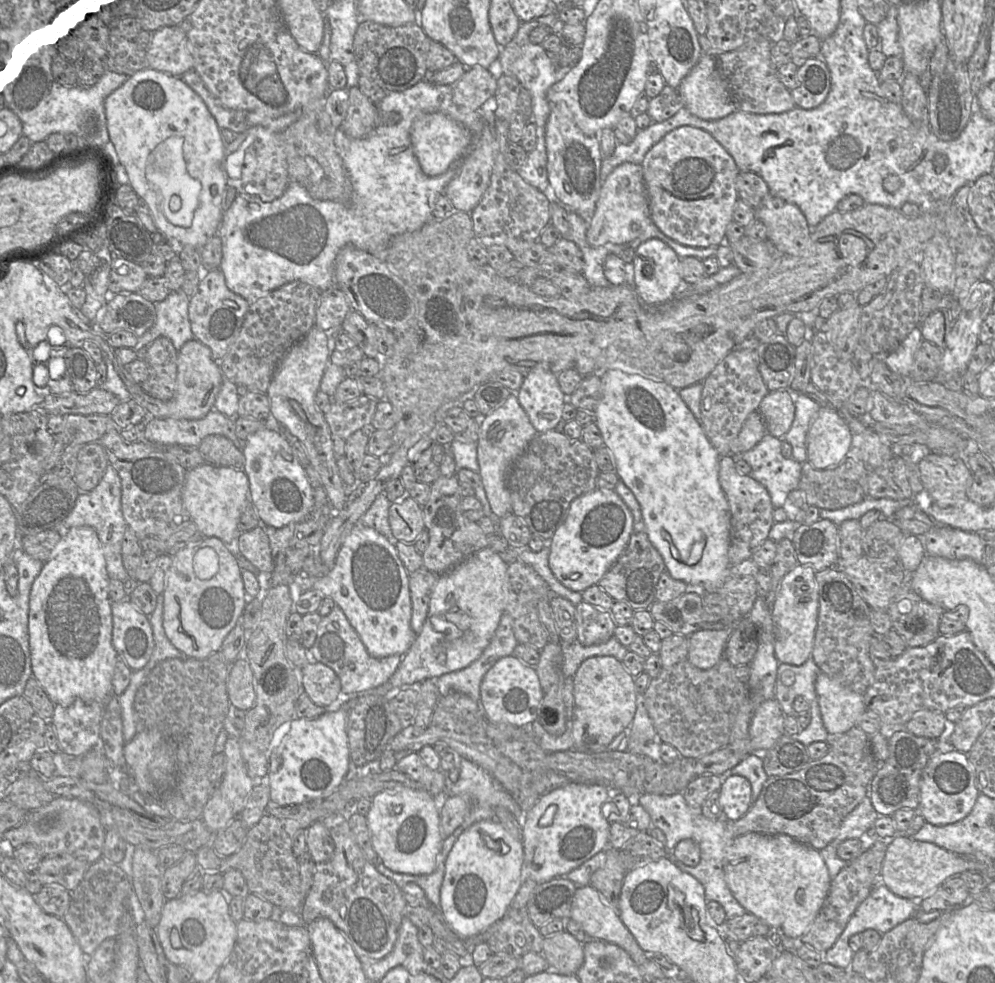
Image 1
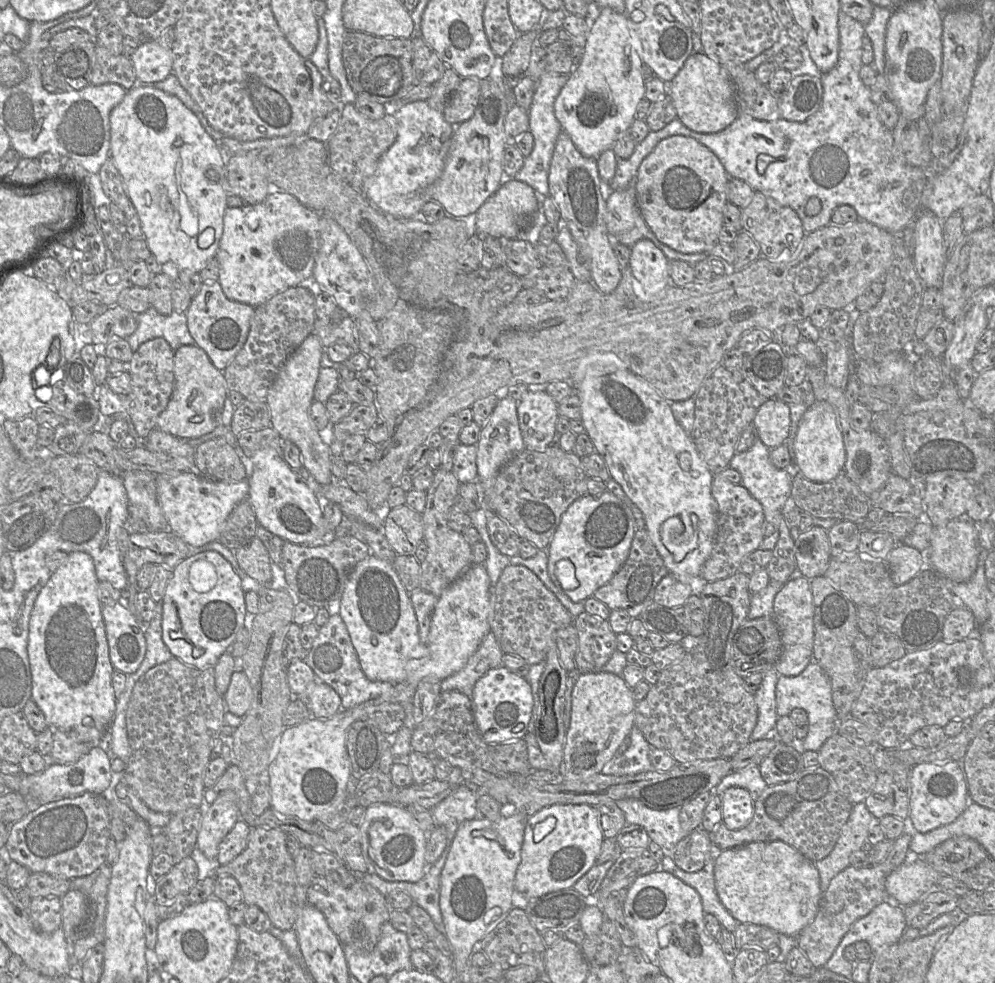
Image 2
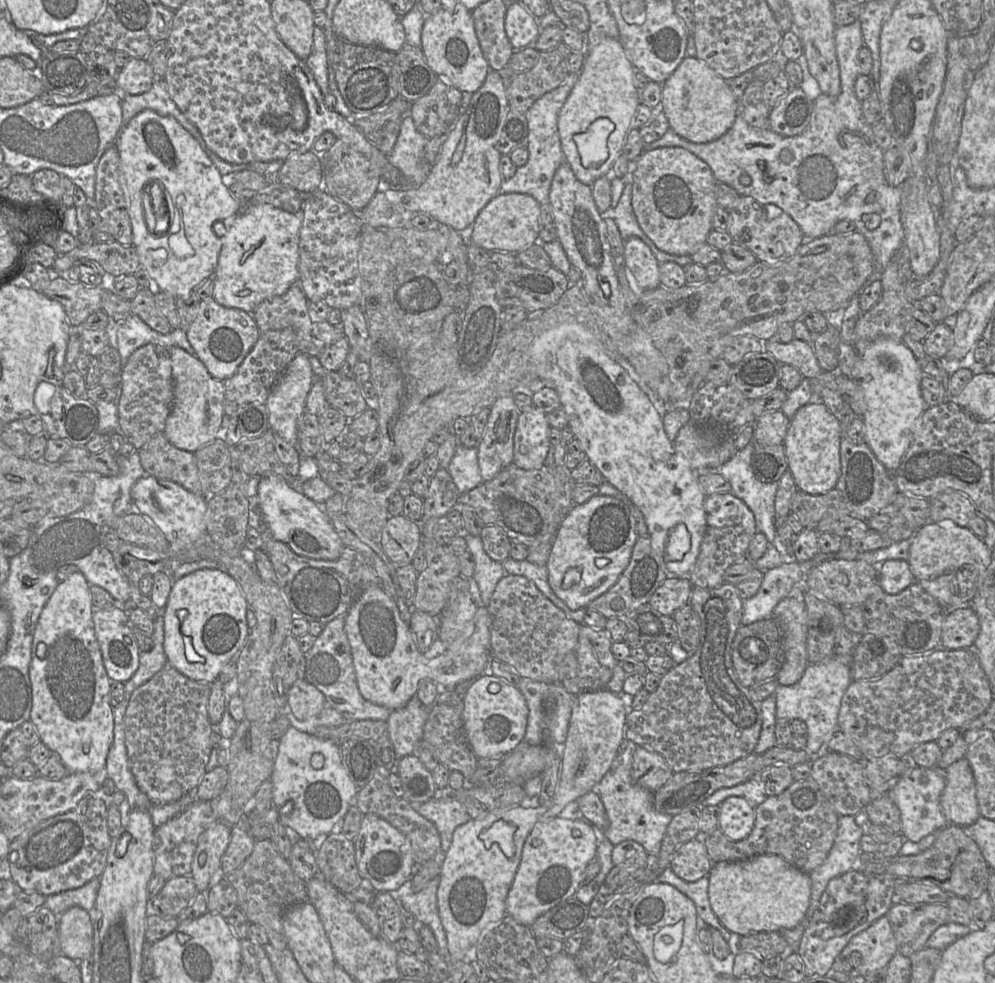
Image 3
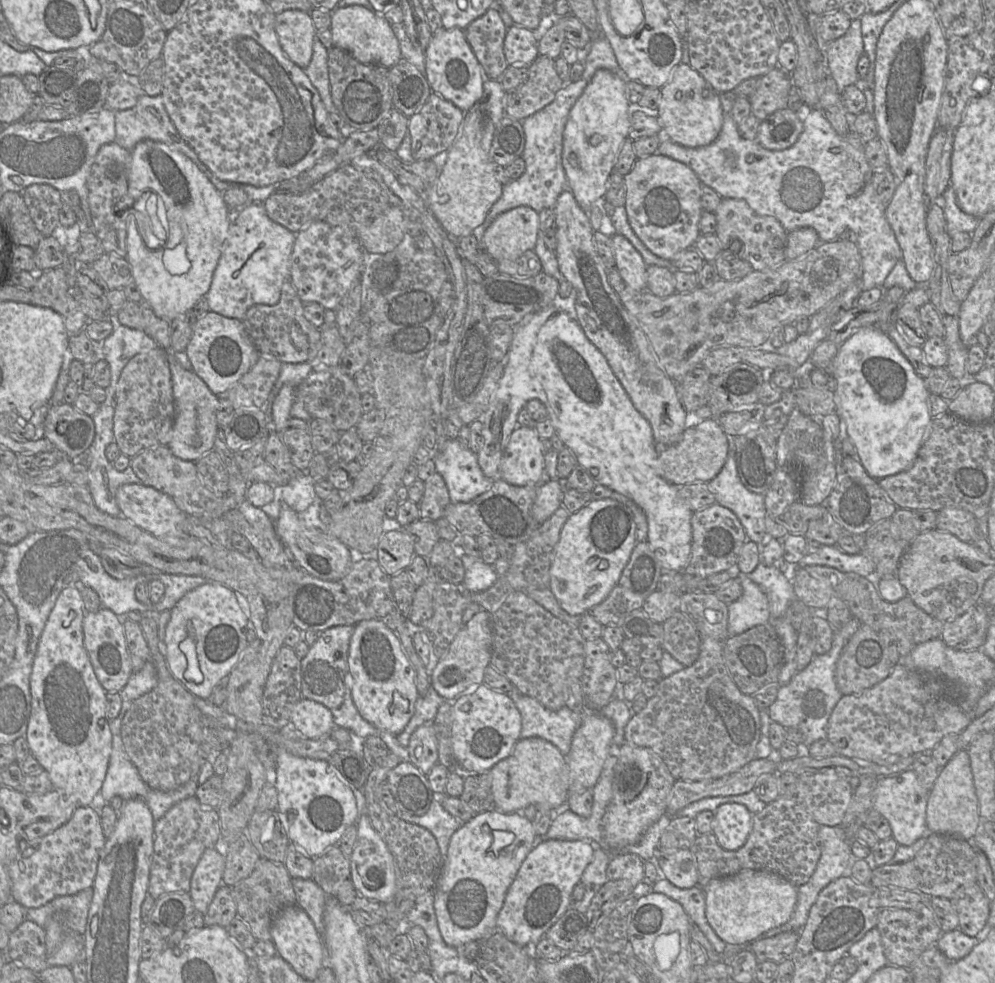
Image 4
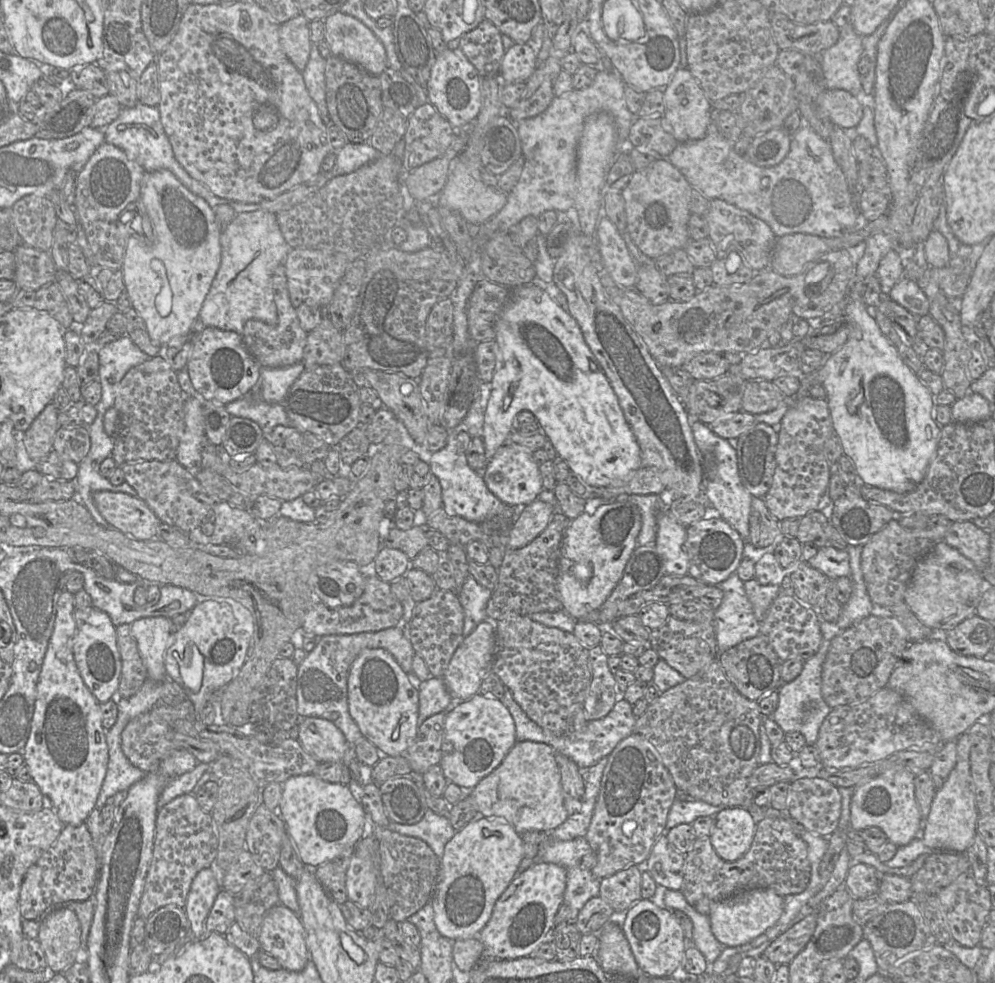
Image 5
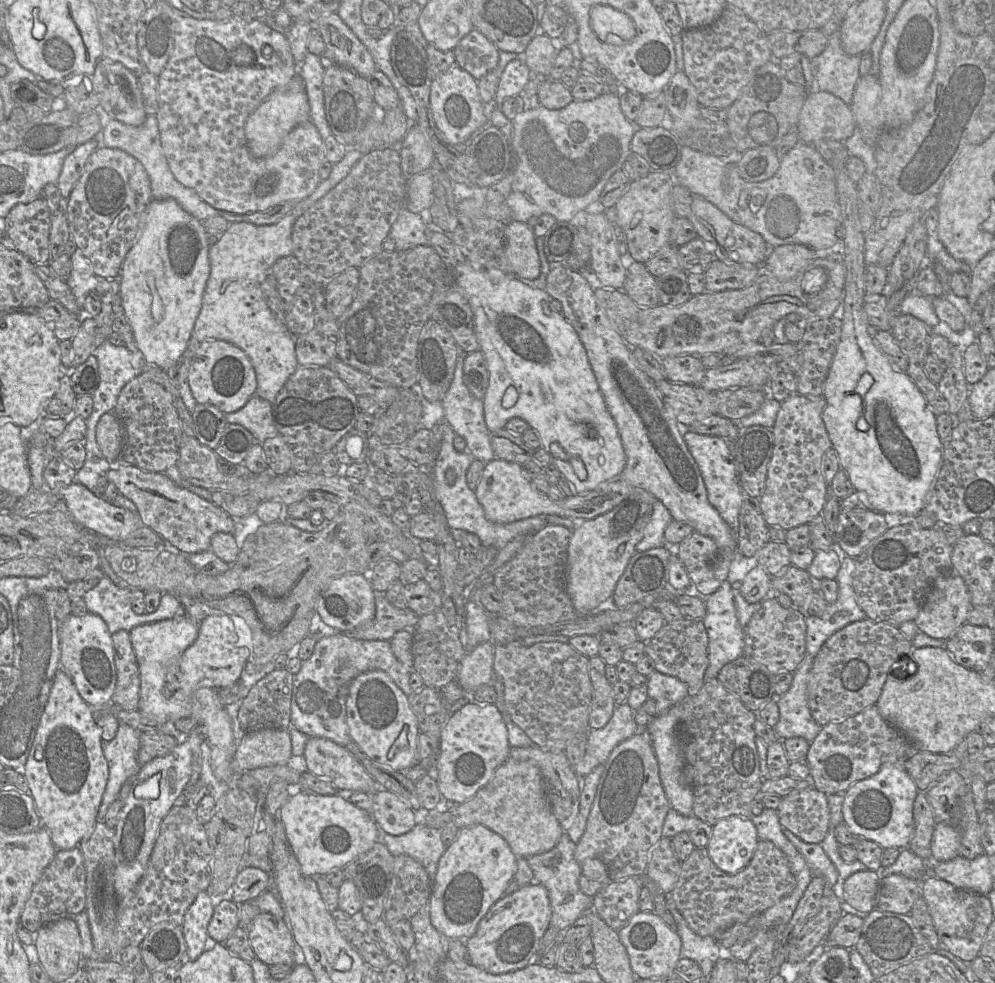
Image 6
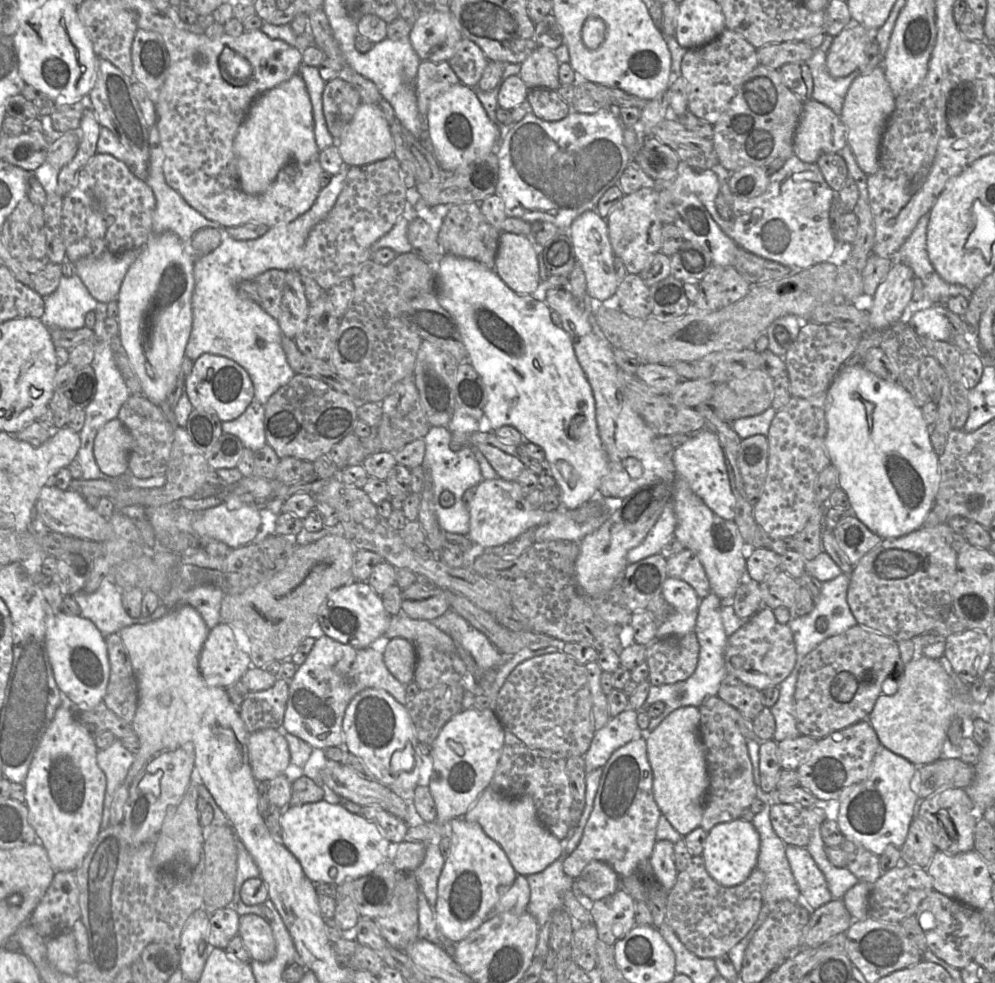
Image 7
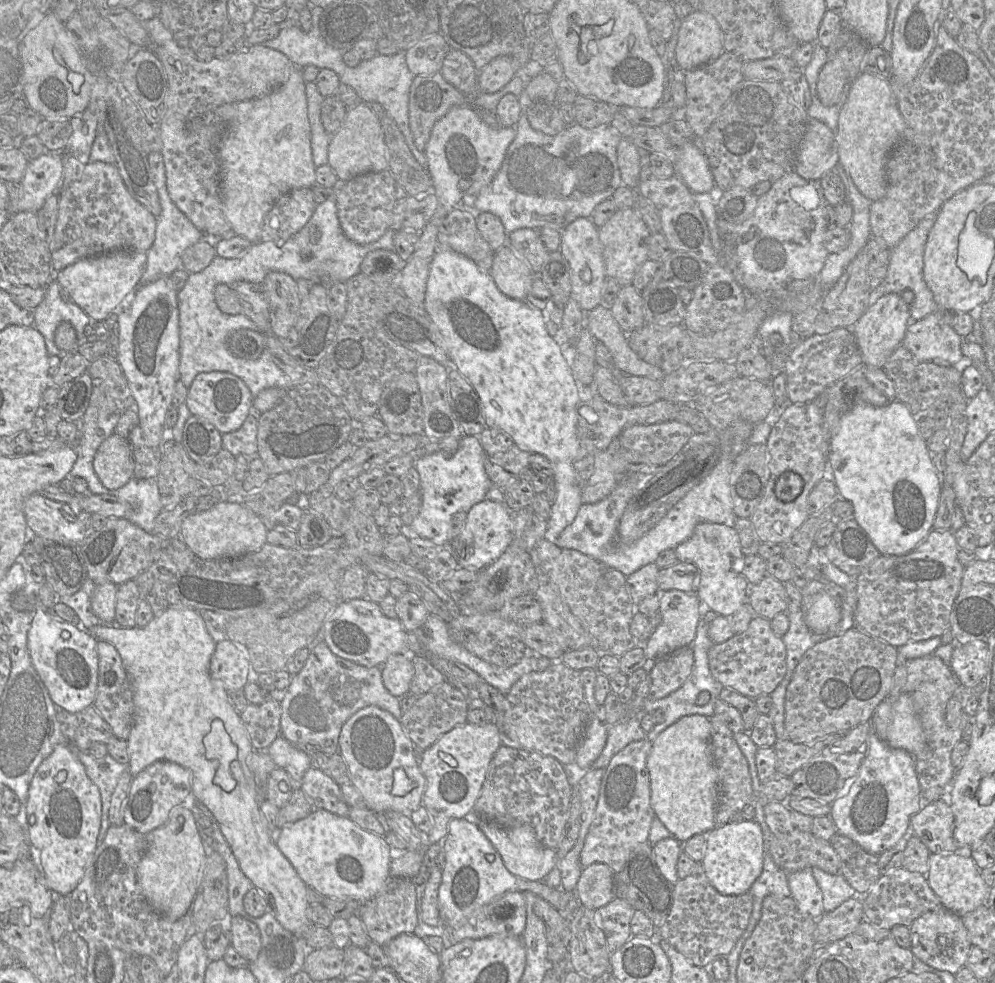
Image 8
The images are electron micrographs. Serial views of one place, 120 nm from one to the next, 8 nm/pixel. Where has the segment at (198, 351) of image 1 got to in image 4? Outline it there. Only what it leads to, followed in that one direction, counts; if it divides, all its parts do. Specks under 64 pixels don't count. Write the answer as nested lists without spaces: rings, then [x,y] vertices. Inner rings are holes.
[[[169,351],[168,363],[171,372],[175,417],[168,442],[171,452],[178,458],[195,462],[213,450],[218,425],[216,412],[219,397],[213,394],[204,381],[194,371],[184,369],[177,361],[174,351]]]

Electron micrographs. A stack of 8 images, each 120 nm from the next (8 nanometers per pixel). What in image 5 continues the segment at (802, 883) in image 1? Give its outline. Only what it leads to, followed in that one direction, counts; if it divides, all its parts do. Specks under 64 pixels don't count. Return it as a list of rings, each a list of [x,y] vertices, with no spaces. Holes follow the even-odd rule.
[[[752,889],[715,902],[709,919],[714,937],[725,947],[748,943],[772,927],[783,912],[784,898],[771,889]]]

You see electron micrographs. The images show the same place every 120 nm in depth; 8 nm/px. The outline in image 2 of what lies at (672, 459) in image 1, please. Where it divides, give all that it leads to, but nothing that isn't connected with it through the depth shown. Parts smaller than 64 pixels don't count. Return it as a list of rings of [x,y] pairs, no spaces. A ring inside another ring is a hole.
[[[610,365],[589,366],[583,381],[575,390],[575,393],[579,395],[581,400],[580,419],[585,427],[585,432],[589,435],[595,446],[595,452],[599,453],[604,459],[611,478],[622,487],[626,495],[642,512],[645,519],[645,529],[658,553],[663,558],[669,573],[677,578],[697,579],[697,585],[699,585],[702,583],[702,581],[699,580],[701,569],[712,552],[716,535],[717,503],[711,493],[714,474],[707,468],[690,434],[686,432],[674,418],[671,403],[663,398],[652,386],[632,372]]]

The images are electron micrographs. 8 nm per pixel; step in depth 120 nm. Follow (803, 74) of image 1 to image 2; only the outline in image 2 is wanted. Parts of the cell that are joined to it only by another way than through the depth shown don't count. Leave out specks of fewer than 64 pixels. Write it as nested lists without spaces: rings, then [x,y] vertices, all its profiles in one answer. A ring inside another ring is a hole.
[[[800,75],[793,77],[788,89],[779,97],[782,119],[803,122],[820,108],[823,86],[820,77]]]

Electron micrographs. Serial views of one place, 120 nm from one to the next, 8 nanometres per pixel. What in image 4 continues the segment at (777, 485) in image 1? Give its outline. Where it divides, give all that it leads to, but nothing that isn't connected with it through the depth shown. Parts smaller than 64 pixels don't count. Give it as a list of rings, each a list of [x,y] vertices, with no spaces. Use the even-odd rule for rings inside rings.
[[[734,440],[723,468],[708,482],[708,488],[714,494],[716,503],[728,508],[738,517],[748,540],[757,544],[763,543],[767,535],[765,497],[748,490],[741,482],[737,471]]]

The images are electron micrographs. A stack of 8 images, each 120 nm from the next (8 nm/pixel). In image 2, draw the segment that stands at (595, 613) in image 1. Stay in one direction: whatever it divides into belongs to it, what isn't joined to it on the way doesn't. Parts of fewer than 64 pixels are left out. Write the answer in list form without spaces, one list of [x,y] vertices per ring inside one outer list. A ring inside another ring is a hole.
[[[582,612],[574,620],[578,648],[575,665],[578,673],[599,672],[610,660],[616,648],[617,634],[607,619]]]

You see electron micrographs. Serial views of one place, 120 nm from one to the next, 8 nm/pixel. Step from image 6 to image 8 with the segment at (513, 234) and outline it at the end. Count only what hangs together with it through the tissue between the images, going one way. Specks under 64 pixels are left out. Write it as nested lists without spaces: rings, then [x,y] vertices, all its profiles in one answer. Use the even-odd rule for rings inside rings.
[[[509,244],[495,252],[490,274],[497,288],[516,300],[525,300],[535,277],[529,265],[515,254]]]

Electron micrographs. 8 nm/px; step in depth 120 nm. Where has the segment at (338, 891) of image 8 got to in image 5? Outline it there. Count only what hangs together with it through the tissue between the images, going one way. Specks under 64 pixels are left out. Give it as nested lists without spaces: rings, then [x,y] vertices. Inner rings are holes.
[[[313,773],[292,776],[282,784],[279,811],[295,843],[297,854],[305,865],[318,867],[333,861],[345,847],[355,846],[362,837],[374,836],[375,823],[364,812],[362,805],[354,798],[348,786],[326,782]]]

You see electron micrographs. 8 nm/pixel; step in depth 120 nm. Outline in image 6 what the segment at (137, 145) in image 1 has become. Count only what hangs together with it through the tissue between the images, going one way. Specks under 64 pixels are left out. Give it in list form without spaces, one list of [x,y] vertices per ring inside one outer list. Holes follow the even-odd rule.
[[[172,198],[163,200],[152,199],[141,215],[136,240],[123,262],[119,280],[124,313],[132,327],[137,346],[142,352],[147,365],[156,365],[164,371],[167,371],[185,352],[195,321],[201,309],[203,294],[210,275],[209,248],[210,244],[208,243],[202,221],[190,215]]]

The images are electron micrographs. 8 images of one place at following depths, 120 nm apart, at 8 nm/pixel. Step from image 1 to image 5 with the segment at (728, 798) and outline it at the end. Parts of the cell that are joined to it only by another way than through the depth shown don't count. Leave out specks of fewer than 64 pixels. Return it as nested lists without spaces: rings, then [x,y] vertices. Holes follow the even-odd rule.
[[[724,808],[713,819],[710,840],[718,856],[728,862],[743,857],[755,835],[752,815],[745,808]]]

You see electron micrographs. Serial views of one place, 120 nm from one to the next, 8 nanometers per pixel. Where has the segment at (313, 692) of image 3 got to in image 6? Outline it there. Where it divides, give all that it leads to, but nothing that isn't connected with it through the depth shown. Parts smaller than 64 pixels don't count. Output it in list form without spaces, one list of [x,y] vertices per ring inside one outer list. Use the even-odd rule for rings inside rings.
[[[309,737],[304,757],[311,773],[337,789],[368,794],[384,789],[344,746],[330,739]]]

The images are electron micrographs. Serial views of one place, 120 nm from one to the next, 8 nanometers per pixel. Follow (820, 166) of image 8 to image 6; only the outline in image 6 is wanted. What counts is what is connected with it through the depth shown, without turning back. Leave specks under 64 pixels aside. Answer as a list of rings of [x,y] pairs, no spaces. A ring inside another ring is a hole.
[[[808,92],[797,123],[799,140],[808,144],[824,138],[844,142],[855,128],[849,104],[829,92]]]

